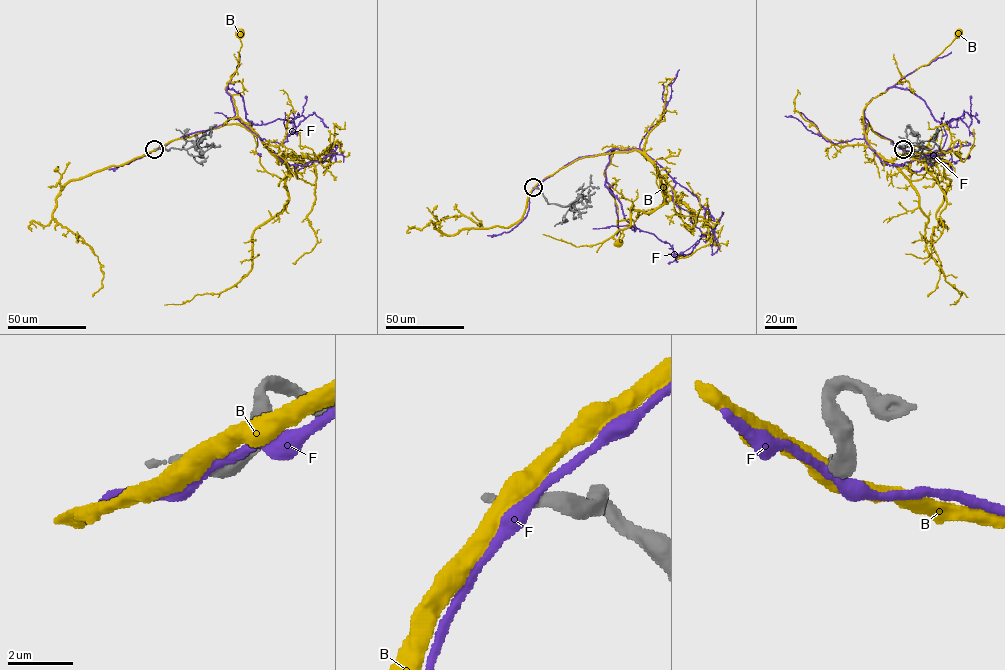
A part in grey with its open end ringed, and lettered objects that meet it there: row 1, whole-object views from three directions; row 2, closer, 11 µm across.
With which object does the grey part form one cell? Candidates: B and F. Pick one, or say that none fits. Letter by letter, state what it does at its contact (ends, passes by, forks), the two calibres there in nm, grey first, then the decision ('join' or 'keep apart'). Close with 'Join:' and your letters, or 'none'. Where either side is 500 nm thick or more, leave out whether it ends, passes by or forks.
B: 440/550 nm | keep apart
F: it passes by | 360/320 nm | keep apart
Join: none

